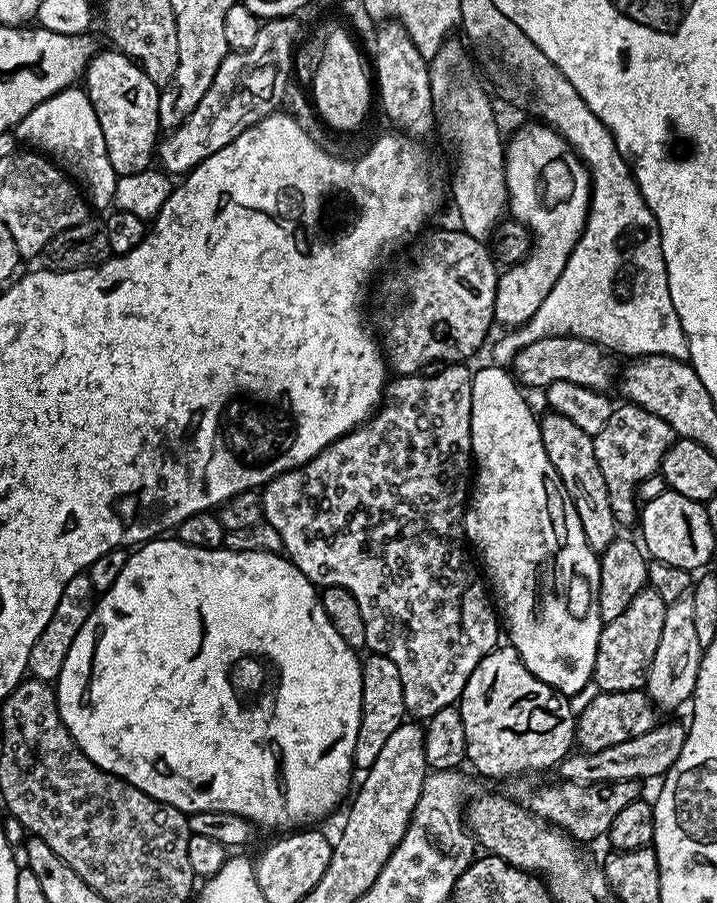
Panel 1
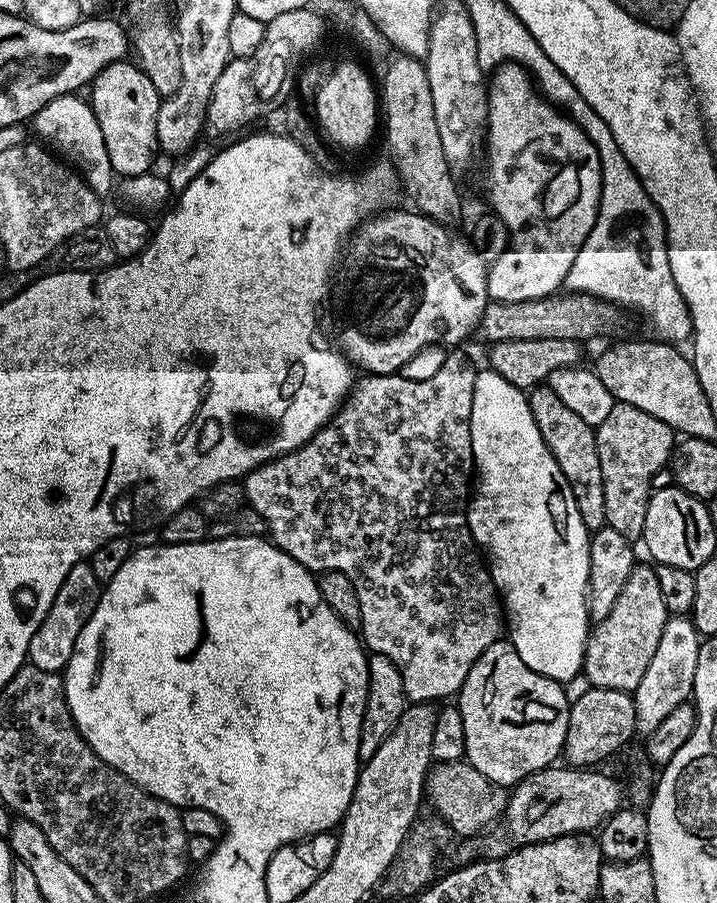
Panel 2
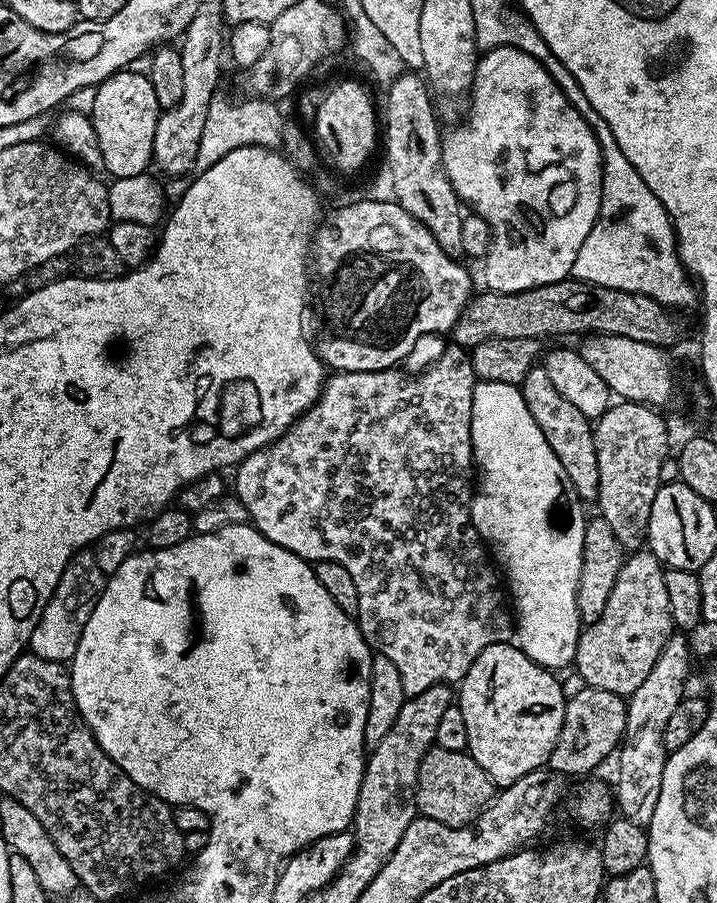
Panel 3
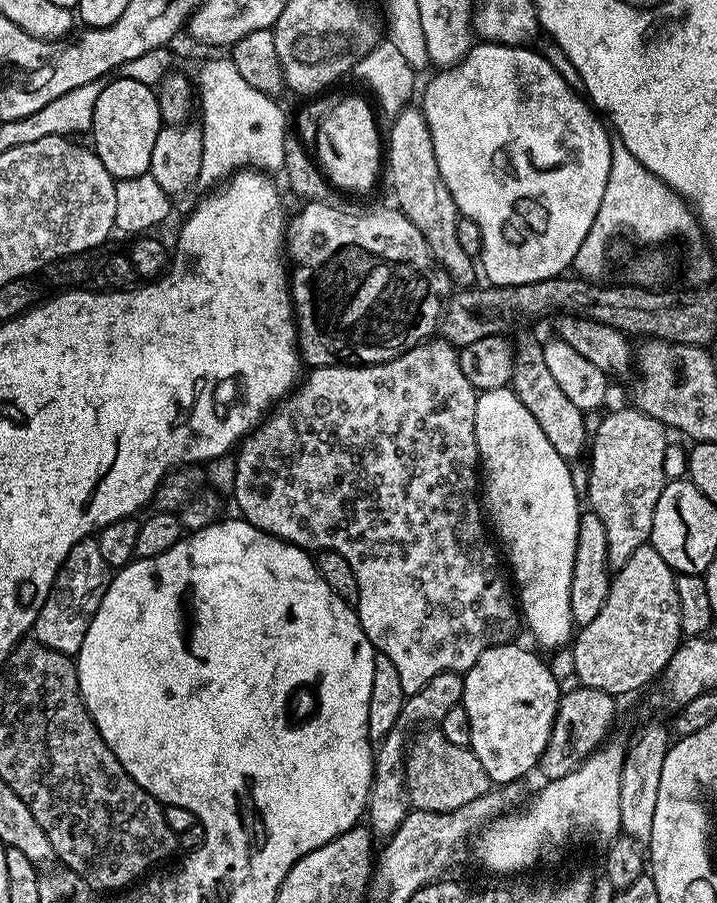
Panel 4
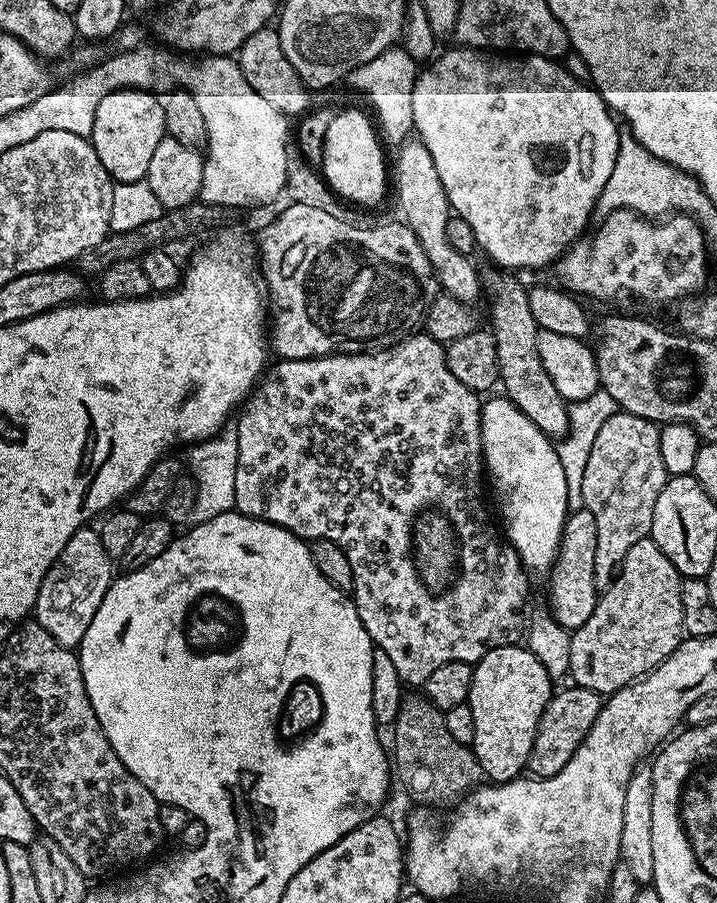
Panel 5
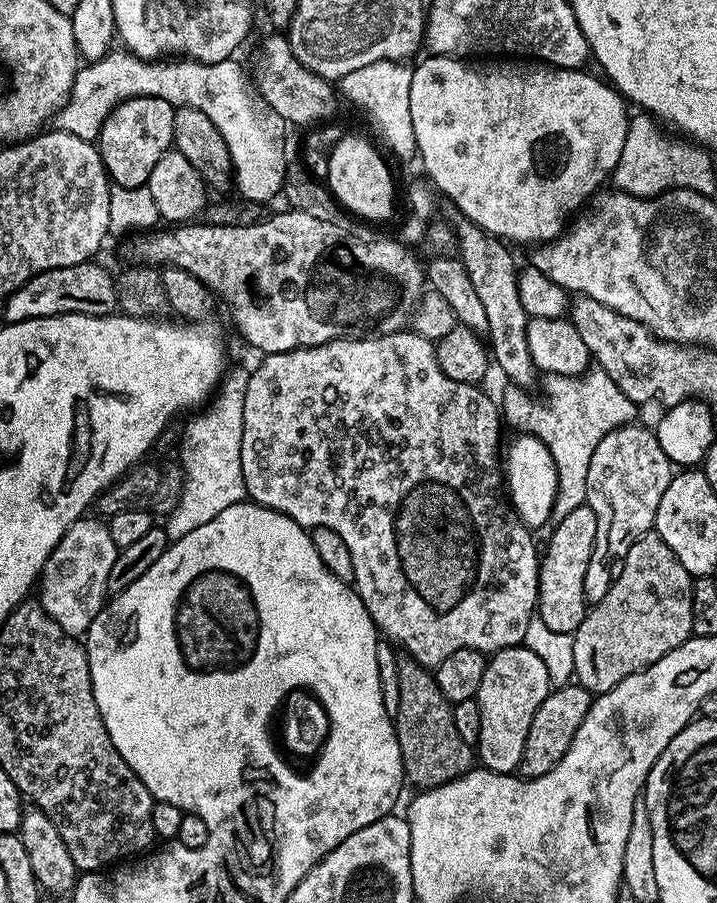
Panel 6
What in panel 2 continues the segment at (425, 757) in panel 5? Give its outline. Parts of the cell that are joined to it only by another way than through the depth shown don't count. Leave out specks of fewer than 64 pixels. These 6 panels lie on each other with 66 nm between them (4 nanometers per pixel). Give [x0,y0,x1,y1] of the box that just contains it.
[426,759,509,838]

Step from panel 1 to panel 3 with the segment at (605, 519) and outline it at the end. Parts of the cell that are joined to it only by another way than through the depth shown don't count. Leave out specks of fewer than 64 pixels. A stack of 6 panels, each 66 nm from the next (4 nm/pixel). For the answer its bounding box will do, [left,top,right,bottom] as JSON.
[520,364,599,501]

